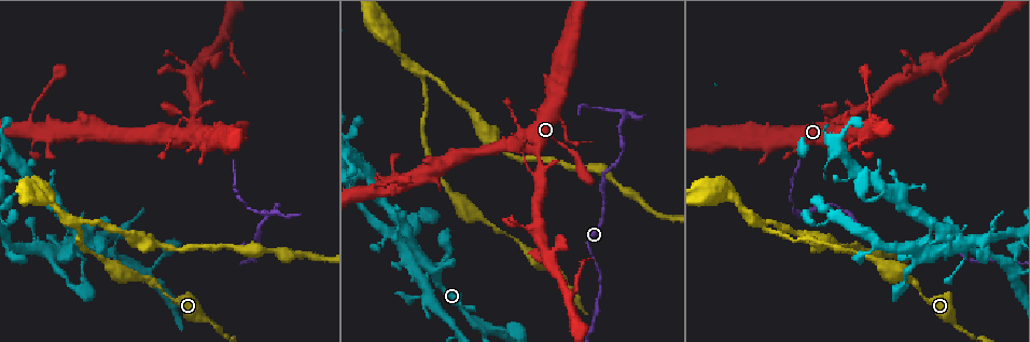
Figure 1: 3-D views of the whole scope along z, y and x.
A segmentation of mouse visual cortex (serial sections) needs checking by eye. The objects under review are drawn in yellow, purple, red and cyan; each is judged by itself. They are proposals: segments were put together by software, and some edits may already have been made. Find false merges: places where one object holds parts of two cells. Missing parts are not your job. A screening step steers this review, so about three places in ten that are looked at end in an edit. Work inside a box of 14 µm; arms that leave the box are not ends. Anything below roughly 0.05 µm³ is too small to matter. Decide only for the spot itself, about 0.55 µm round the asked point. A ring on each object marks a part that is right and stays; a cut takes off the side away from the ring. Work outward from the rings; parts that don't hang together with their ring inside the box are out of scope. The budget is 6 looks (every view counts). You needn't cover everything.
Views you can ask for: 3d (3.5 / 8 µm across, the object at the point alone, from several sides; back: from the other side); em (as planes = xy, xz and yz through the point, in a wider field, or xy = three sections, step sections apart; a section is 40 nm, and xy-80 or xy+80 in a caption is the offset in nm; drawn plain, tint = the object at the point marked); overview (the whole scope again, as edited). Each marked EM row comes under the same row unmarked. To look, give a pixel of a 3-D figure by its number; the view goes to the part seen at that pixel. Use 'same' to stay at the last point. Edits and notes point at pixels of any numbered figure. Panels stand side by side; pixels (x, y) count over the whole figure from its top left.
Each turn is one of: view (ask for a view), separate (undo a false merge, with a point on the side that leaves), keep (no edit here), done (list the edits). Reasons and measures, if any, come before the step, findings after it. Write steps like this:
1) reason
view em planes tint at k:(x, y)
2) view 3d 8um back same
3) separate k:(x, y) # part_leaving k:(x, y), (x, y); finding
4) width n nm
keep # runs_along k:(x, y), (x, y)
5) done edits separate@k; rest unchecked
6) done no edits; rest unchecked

sharp bend
view 3d 8um at 1:(280, 215)

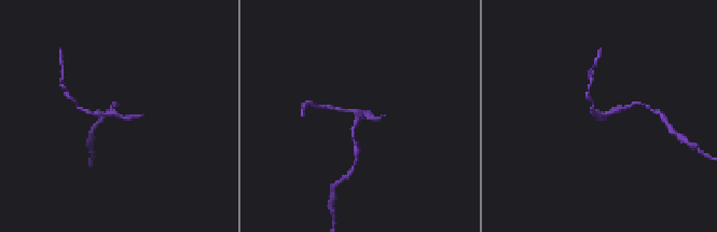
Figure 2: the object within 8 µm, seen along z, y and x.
need the tissue
view em xy step 1 tint at 2:(597, 115)

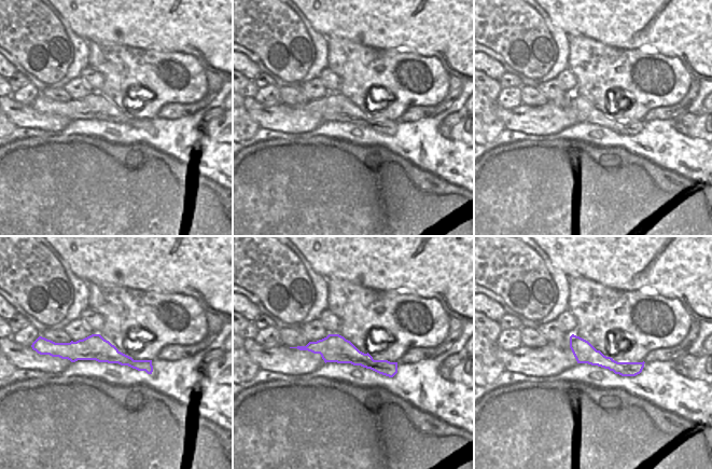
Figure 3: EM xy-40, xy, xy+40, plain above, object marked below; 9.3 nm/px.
separate 2:(375, 119) # part_leaving 2:(357, 121), (355, 111), (321, 108); two cells meet here

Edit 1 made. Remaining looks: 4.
thick turns thin
view 3d 3.5um at 1:(174, 131)

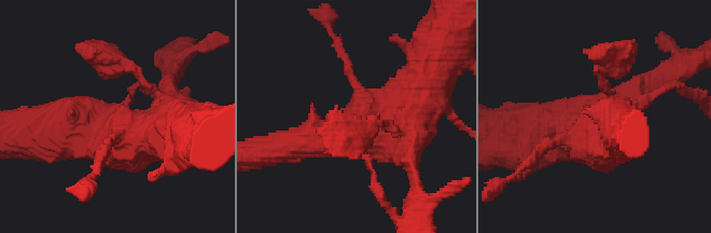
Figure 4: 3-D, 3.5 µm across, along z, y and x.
view em xy step 1 tint at 4:(113, 118)

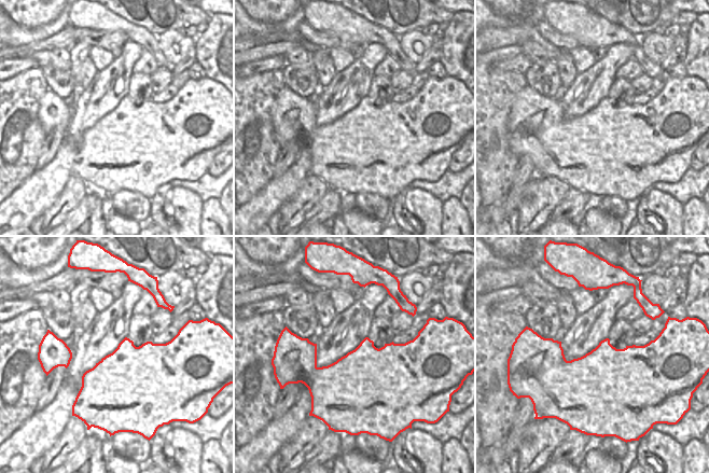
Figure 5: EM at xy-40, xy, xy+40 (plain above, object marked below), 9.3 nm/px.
keep # runs_along 4:(415, 109), (286, 148); one cell here

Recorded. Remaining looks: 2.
sharp bend
view 3d 3.5um at 1:(421, 75)

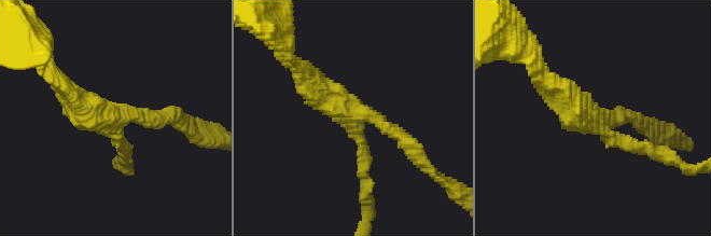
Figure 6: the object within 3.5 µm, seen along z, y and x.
arms 3; arm_widths 200, 200, 350 nm
view em planes tint at 6:(353, 115)

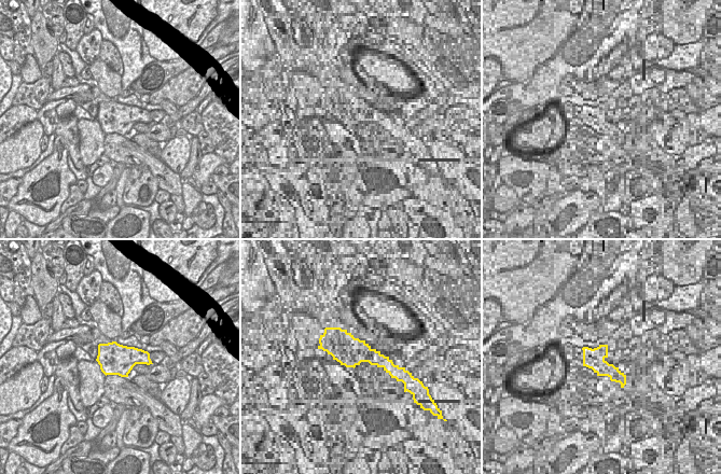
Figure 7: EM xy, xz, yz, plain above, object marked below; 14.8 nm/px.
width 480 nm
keep # runs_along 6:(651, 149), (617, 142), (552, 85); all the same cell

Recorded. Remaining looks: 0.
done edits separate@2; rest unchecked

